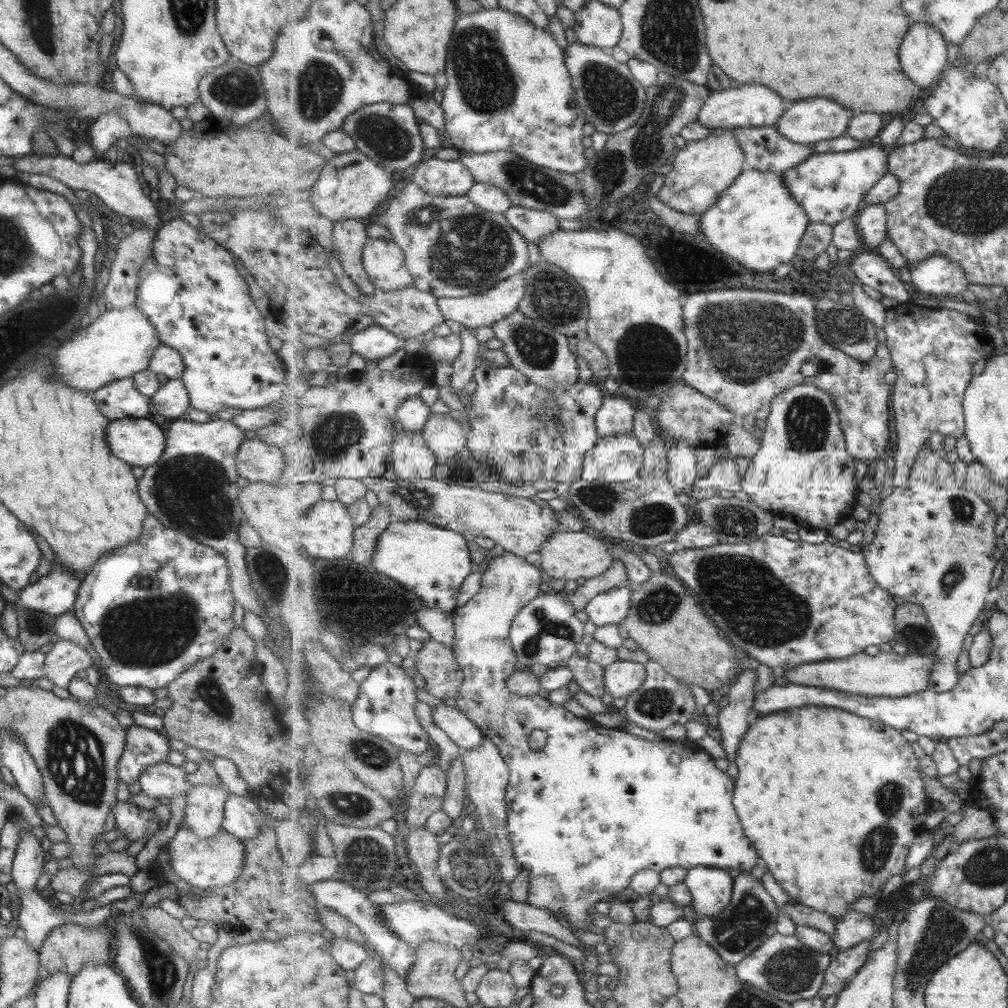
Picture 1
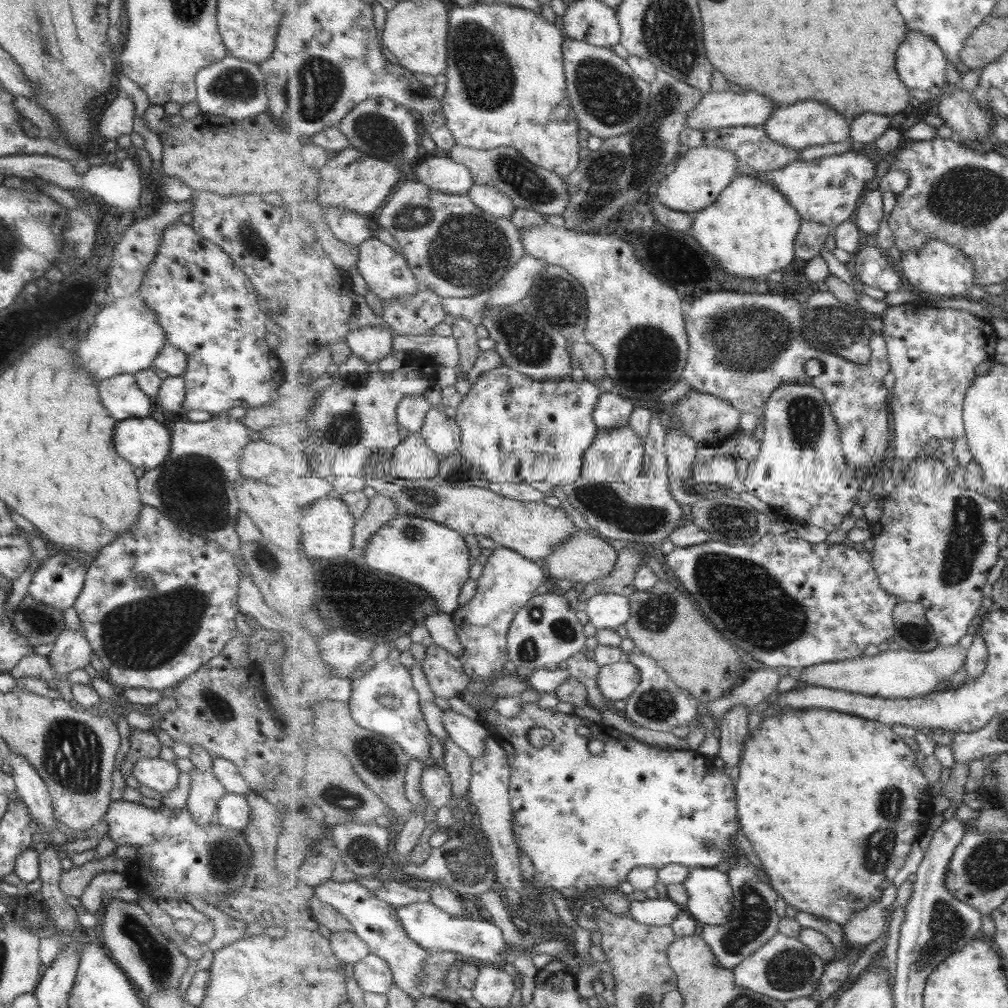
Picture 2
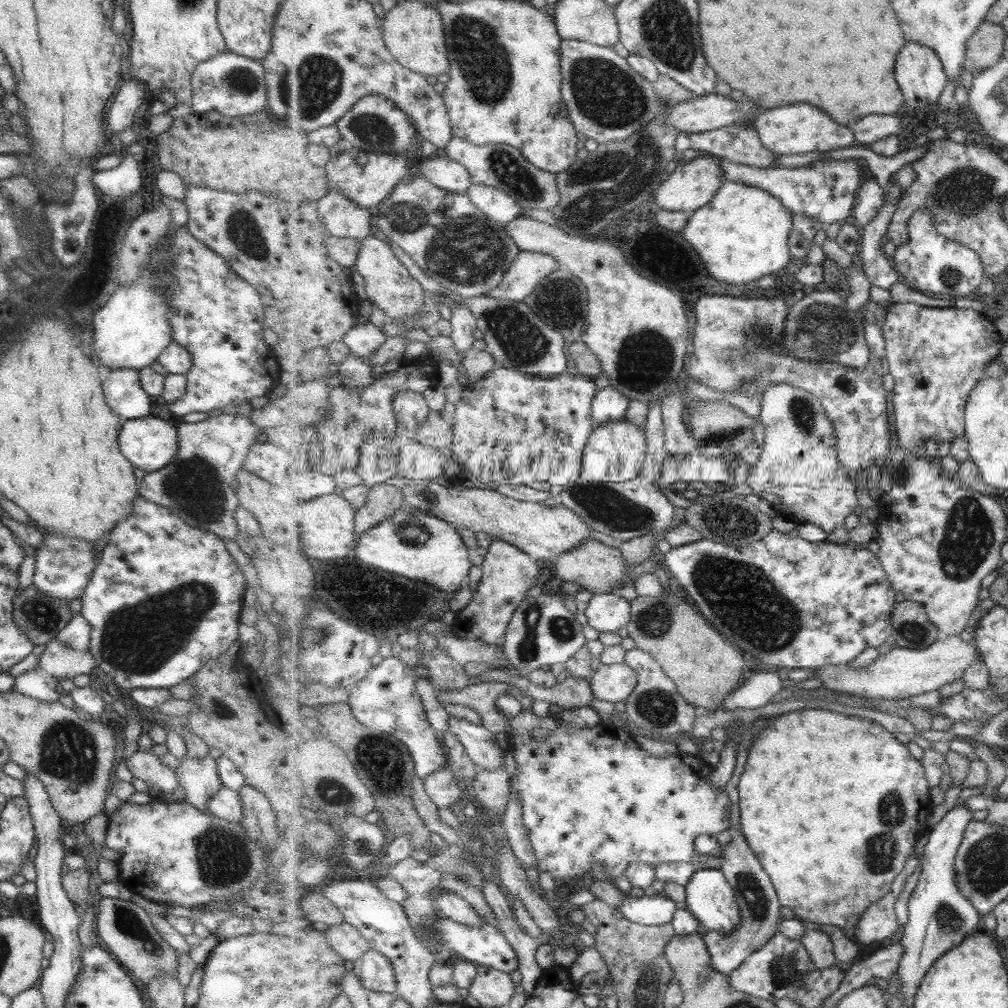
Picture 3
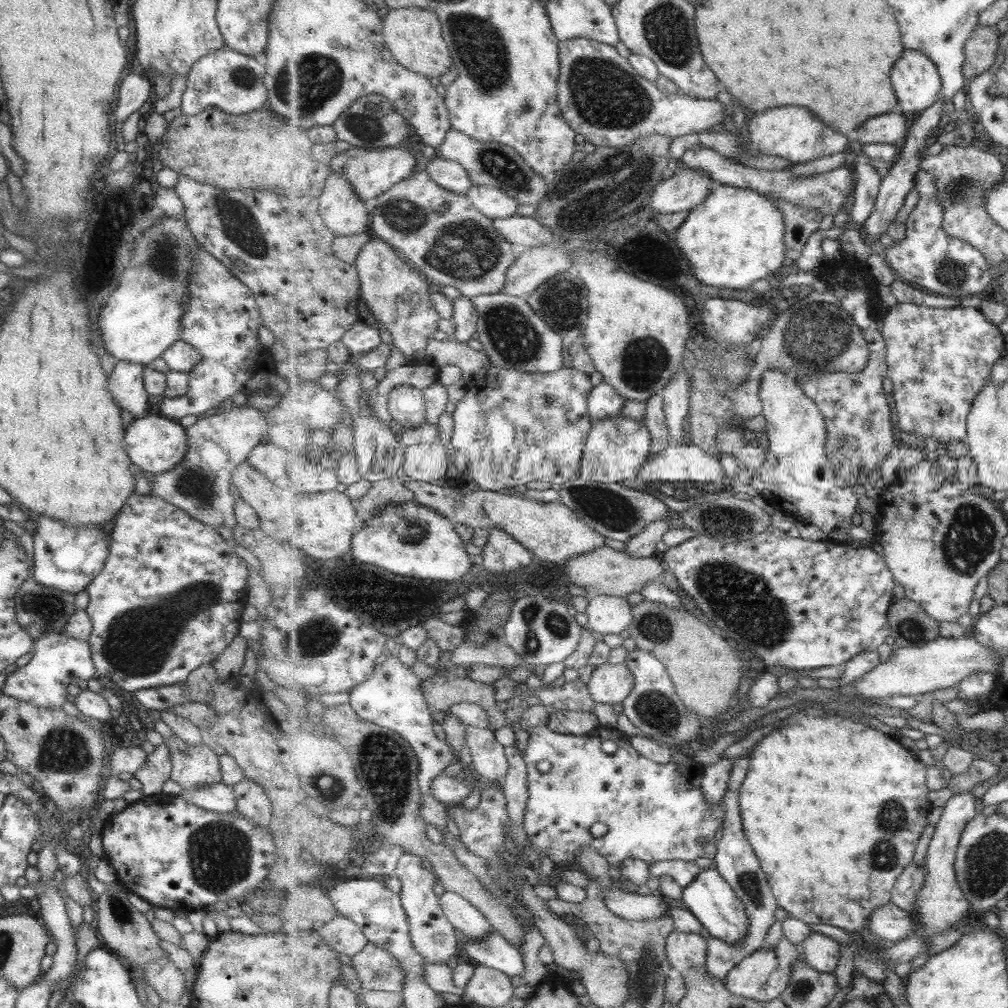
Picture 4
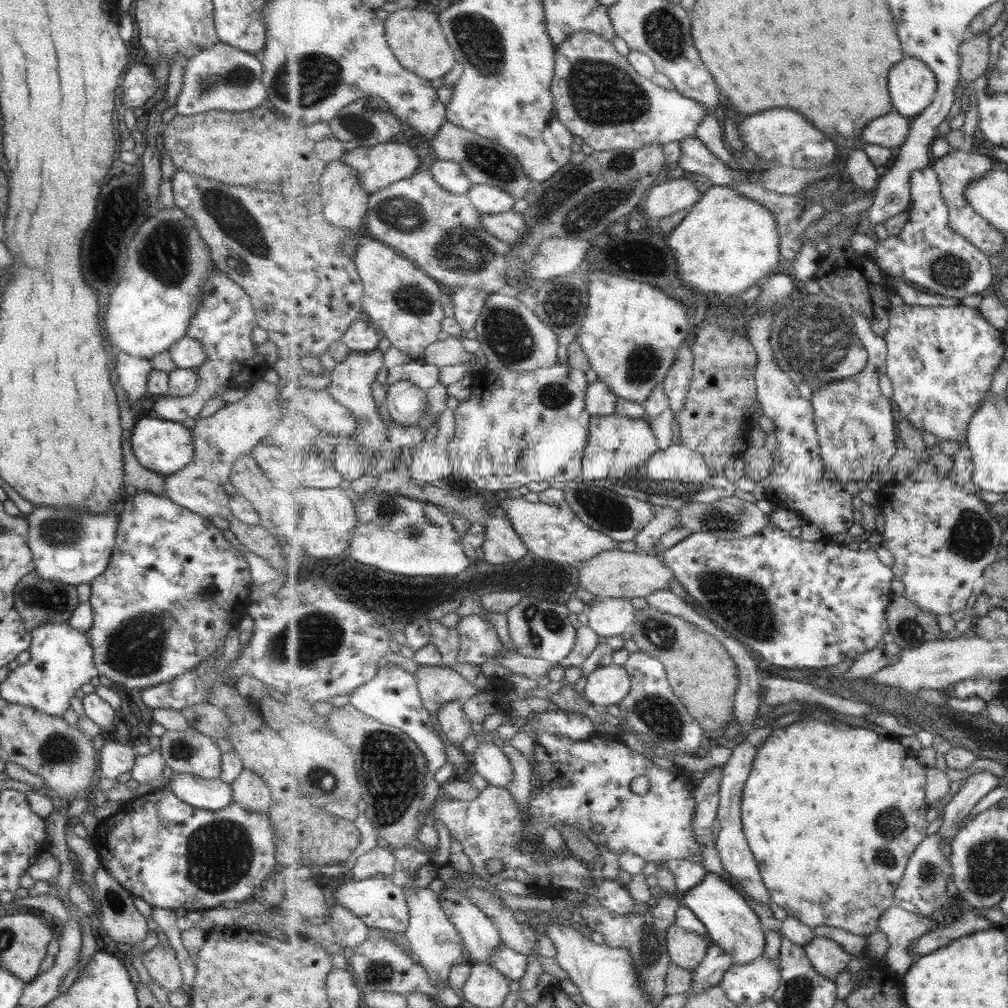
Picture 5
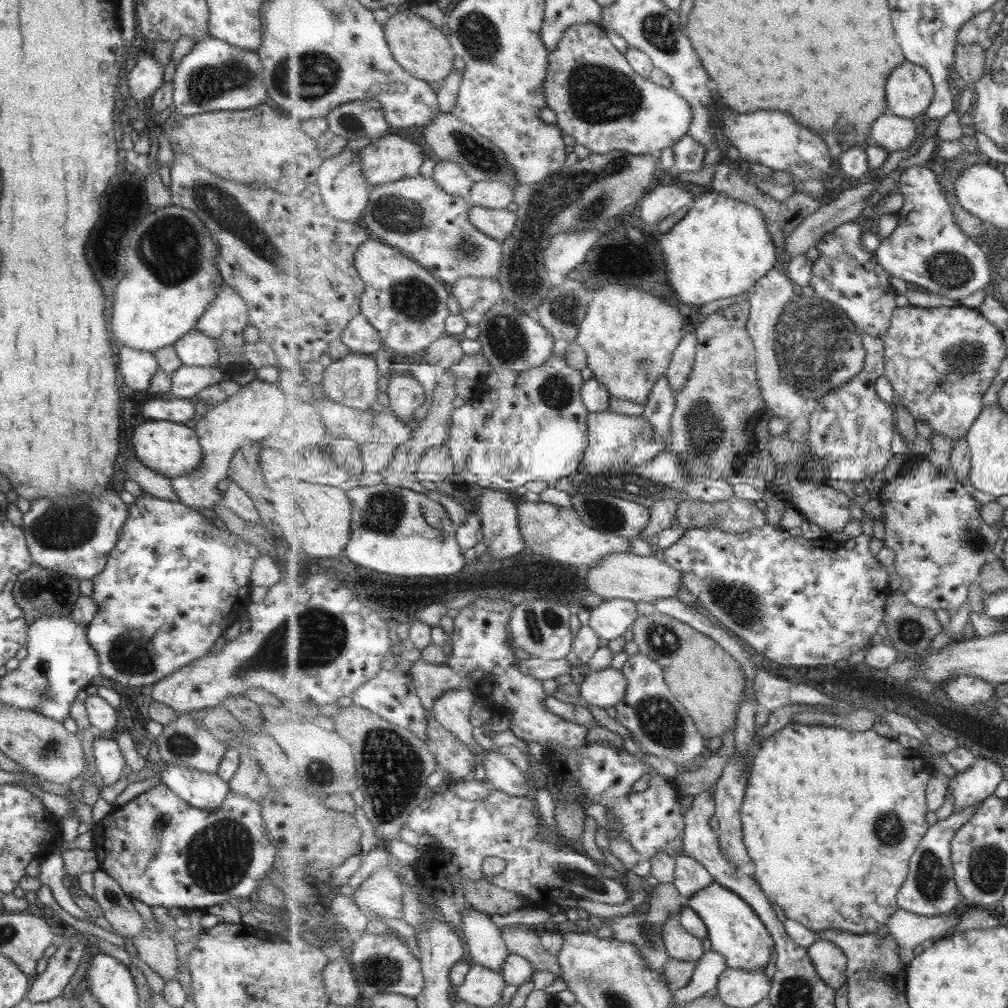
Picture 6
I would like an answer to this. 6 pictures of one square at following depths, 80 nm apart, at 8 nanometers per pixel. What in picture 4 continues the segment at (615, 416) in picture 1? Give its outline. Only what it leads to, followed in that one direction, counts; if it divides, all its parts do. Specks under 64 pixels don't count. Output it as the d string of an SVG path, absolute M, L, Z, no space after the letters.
M602 382L590 391L589 411L593 420L606 419L622 414L627 398L621 396L613 386Z

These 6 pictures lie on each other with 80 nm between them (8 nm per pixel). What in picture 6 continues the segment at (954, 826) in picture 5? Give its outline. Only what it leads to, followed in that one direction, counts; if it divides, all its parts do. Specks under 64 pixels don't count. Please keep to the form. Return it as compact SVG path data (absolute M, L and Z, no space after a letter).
M983 757L967 771L961 771L959 776L950 780L949 787L955 804L953 812L967 810L969 806L975 806L994 795L997 786L1006 780L1003 770L1004 767L997 761Z

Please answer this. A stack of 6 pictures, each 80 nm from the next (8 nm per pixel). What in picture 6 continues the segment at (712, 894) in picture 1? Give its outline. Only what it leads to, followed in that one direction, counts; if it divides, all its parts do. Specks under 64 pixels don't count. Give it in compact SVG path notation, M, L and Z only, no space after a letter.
M714 880L711 886L690 898L686 905L701 915L708 928L708 947L723 954L729 968L758 970L771 962L771 954L776 948L772 934L759 918L758 912L738 893L731 892L731 889Z

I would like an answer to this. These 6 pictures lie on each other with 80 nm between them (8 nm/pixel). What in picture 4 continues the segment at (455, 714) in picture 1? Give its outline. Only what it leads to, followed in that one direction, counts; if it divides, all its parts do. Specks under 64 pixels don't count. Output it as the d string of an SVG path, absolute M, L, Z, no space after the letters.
M463 726L467 730L467 747L472 757L473 769L486 782L503 782L510 765L505 754L507 745L503 743L501 736L489 727Z

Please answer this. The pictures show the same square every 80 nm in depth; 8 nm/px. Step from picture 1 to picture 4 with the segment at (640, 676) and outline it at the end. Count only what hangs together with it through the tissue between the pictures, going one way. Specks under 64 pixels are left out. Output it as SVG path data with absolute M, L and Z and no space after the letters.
M625 663L597 666L588 680L593 700L605 705L622 703L634 690L634 686L634 673Z

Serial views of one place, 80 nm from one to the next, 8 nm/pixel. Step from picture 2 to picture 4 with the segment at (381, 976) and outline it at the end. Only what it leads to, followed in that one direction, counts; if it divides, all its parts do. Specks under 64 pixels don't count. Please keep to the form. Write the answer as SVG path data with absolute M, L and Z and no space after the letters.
M368 941L367 946L351 958L351 966L356 971L364 991L403 992L406 972L400 960L386 948Z

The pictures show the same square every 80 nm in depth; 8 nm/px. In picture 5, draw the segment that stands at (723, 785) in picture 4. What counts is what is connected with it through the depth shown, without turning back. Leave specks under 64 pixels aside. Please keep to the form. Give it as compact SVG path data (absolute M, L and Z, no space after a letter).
M714 767L705 772L705 778L701 780L695 798L697 801L694 814L693 828L696 839L703 845L702 865L708 872L714 872L722 876L728 883L732 878L726 871L726 866L721 862L721 856L717 852L713 826L717 822L720 809L721 784L723 782L724 767Z

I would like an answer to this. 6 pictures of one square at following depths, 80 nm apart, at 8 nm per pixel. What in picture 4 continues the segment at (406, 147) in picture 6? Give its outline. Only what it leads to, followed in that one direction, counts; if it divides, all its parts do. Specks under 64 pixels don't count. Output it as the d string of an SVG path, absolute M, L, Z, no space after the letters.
M405 146L383 147L378 149L364 149L351 147L339 152L328 165L331 172L335 171L351 183L362 199L367 202L377 199L384 192L390 190L397 183L401 183L405 178L410 178L415 173L415 156L406 149Z

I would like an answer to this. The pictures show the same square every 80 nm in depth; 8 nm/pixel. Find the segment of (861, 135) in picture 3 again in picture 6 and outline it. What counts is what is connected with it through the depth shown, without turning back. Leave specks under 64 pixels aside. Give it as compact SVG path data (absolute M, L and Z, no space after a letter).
M887 112L873 123L870 135L875 144L891 152L909 148L918 130L918 121Z

